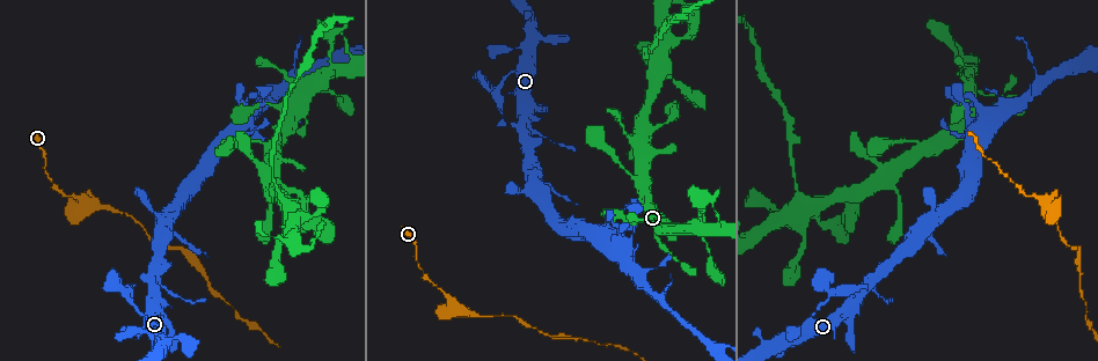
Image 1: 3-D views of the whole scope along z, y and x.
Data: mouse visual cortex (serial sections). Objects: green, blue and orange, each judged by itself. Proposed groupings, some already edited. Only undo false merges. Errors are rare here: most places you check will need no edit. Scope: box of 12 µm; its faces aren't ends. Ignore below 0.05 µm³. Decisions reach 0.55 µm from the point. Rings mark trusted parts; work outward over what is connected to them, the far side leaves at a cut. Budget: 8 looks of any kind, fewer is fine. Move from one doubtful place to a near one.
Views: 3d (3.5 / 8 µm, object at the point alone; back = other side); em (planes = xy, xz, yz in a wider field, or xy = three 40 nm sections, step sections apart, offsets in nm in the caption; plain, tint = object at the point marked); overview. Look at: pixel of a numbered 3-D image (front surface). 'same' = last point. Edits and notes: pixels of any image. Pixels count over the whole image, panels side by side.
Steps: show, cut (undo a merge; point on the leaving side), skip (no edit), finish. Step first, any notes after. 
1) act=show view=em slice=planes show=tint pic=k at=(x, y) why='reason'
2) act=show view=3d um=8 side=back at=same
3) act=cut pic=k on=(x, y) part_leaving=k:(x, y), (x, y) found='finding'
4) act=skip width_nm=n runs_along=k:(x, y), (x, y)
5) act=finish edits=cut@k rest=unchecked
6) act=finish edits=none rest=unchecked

act=show view=em slice=planes show=tint pic=1 at=(827, 298) why='a fork'

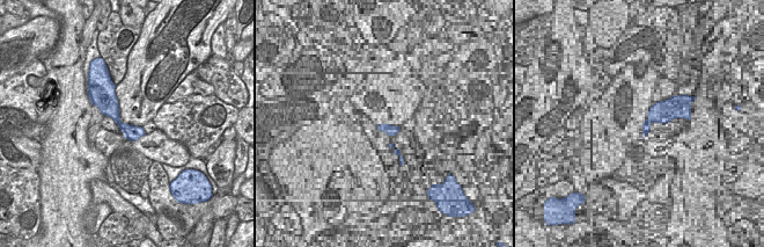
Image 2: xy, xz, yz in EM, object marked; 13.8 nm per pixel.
act=show view=3d um=3.5 side=back at=same why='see where the arms go'

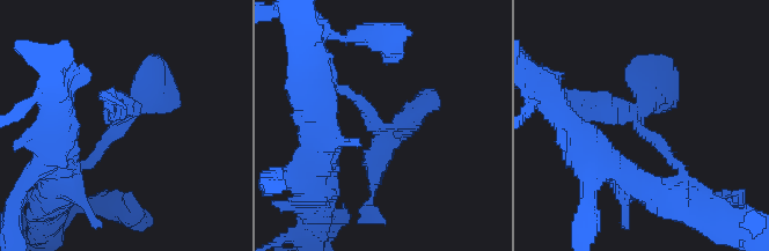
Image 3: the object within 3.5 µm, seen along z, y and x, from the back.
act=skip width_nm=200 runs_along=3:(73, 175), (147, 101), (159, 68) found='one cell here'

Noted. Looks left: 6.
act=show view=3d um=8 pic=1 at=(1047, 200) why='sharp bend'

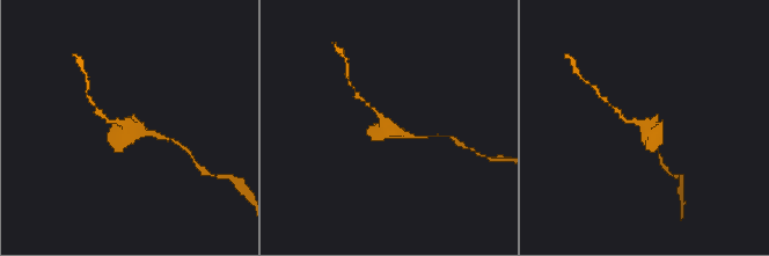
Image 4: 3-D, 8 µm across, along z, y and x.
act=show view=em slice=xy step=1 show=tint pic=4 at=(128, 127)

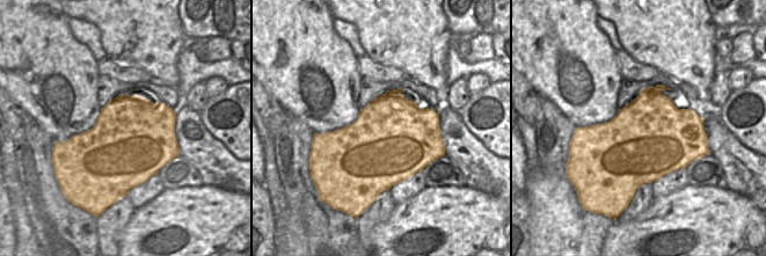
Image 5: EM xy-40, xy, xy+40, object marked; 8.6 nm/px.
act=skip runs_along=4:(365, 102), (393, 132), (417, 137) found='continuous, no second cell'

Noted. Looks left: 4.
act=show view=3d um=3.5 pic=1 at=(608, 242) why='four arms meet'

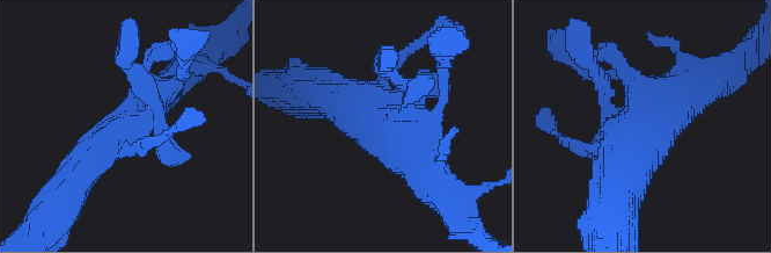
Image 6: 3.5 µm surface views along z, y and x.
act=show view=em slice=xy step=2 show=tint pic=6 at=(641, 120)

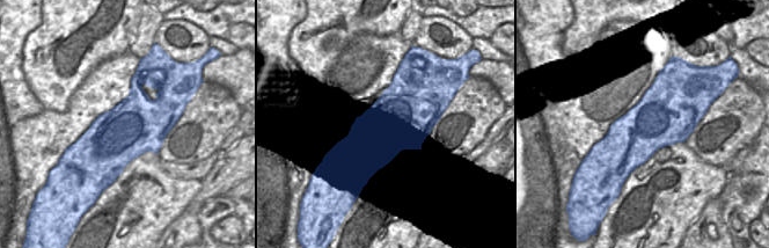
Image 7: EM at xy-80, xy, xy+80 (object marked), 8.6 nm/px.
act=skip found='continuous, no second cell'

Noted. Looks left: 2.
act=finish edits=none rest=unchecked

